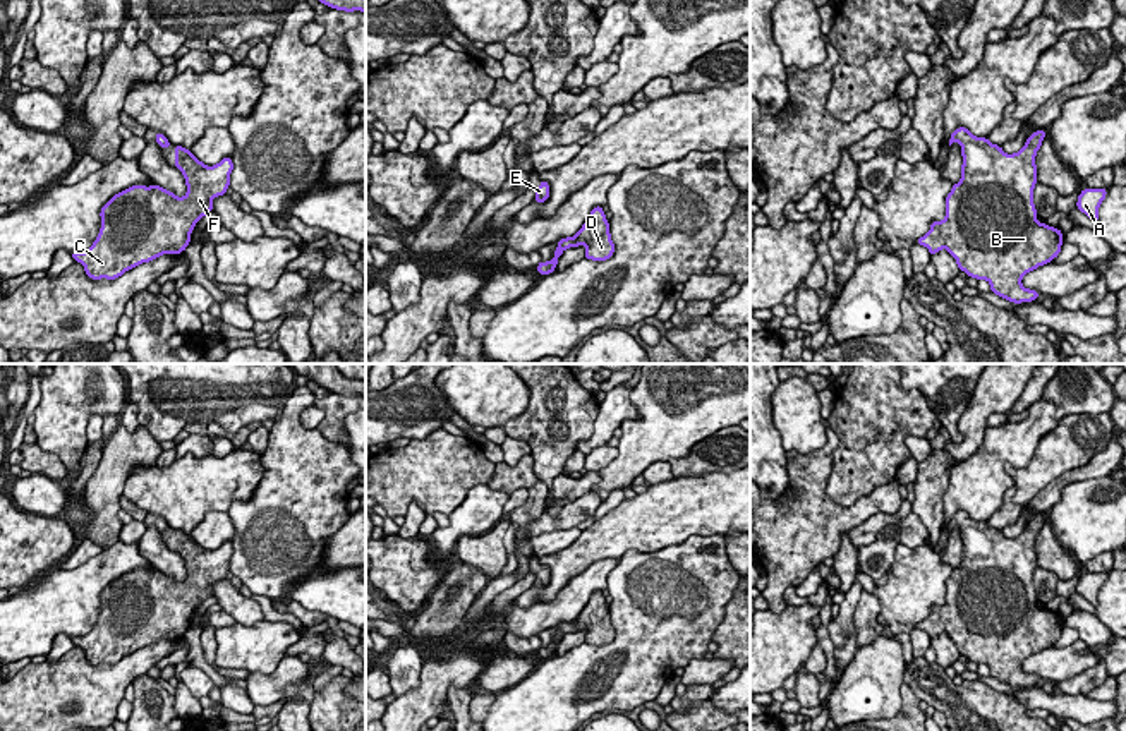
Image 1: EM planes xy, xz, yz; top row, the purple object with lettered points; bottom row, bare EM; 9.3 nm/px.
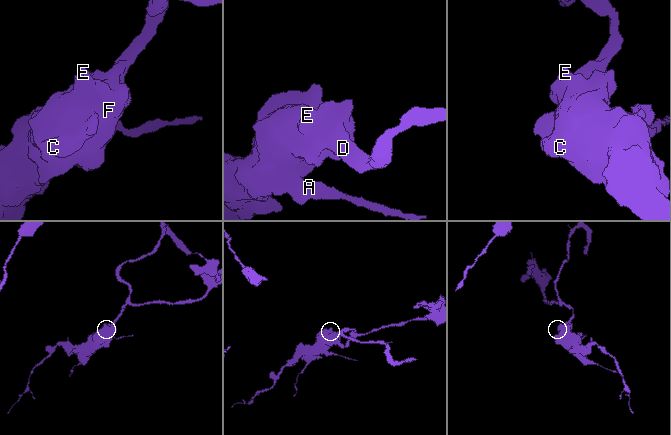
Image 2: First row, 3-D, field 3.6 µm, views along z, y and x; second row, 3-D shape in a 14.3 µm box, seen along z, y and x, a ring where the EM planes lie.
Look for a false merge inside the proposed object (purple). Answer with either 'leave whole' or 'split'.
leave whole

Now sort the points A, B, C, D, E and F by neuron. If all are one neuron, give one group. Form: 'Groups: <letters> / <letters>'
Groups: A B C D E F

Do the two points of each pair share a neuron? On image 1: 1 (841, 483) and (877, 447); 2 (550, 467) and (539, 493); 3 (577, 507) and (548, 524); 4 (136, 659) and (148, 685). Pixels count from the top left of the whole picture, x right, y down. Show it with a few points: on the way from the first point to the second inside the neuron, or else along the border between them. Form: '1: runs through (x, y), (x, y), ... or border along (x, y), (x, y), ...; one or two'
1: runs through (850, 476), (869, 455); one
2: border along (538, 479), (550, 489); two
3: runs through (570, 513), (563, 520), (555, 522); one
4: border along (145, 673), (131, 683); two

